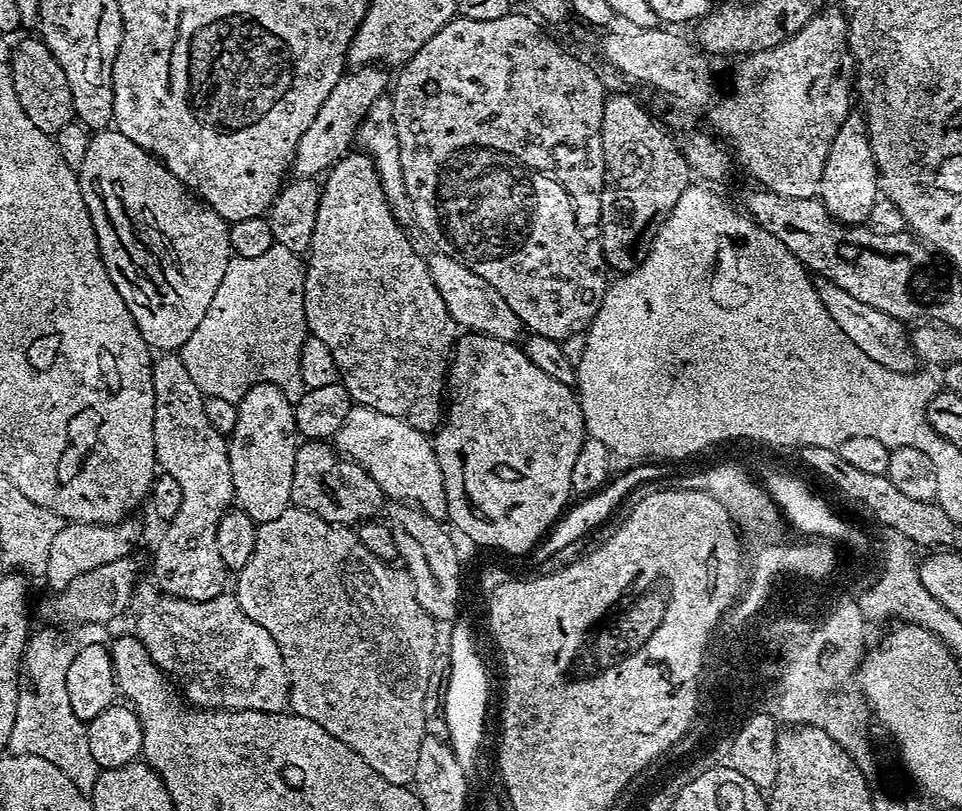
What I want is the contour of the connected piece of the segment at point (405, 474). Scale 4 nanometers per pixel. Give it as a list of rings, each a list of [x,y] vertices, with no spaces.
[[[354,404],[345,421],[342,422],[342,426],[333,436],[332,442],[342,456],[352,459],[370,474],[384,492],[385,497],[396,502],[411,502],[438,521],[442,522],[447,519],[448,499],[446,498],[445,478],[442,476],[435,445],[425,433],[410,426],[400,416],[383,414],[382,411]]]

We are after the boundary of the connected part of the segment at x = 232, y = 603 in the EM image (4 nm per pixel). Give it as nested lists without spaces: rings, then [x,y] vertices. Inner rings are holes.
[[[141,579],[132,590],[129,611],[136,620],[136,635],[159,666],[163,675],[171,681],[177,679],[183,699],[193,707],[205,711],[258,710],[281,712],[288,704],[289,684],[281,651],[274,638],[241,608],[235,595],[225,592],[206,602],[178,599],[166,595],[155,581]]]

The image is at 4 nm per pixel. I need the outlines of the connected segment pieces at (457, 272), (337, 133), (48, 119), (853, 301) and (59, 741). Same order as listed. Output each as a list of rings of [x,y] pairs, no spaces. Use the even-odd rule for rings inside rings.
[[[432,250],[427,253],[430,278],[434,278],[434,286],[438,286],[438,294],[442,294],[442,302],[446,302],[446,310],[452,321],[461,329],[481,336],[493,336],[509,342],[519,341],[520,332],[525,331],[524,323],[510,310],[506,298],[486,282],[486,278],[478,278],[474,270],[462,266],[454,258]]]
[[[362,66],[345,71],[334,86],[334,90],[330,90],[330,98],[326,98],[326,102],[322,102],[322,110],[318,110],[318,114],[314,114],[314,122],[310,122],[310,130],[306,130],[306,134],[302,134],[300,139],[302,150],[326,150],[326,156],[324,156],[324,152],[318,152],[318,160],[326,158],[332,165],[349,155],[351,148],[348,147],[353,147],[356,132],[360,129],[365,114],[370,110],[370,106],[374,106],[374,102],[378,102],[380,96],[385,95],[386,89],[389,87],[390,76],[388,80],[388,76],[384,72],[387,71],[380,66]]]
[[[33,38],[24,40],[13,47],[10,52],[12,61],[12,85],[14,94],[18,94],[18,103],[26,110],[26,118],[38,126],[47,136],[55,137],[62,126],[73,123],[72,99],[70,98],[70,82],[66,82],[66,74],[62,74],[62,66],[50,54],[43,40]]]
[[[816,276],[814,280],[816,293],[822,298],[830,318],[838,322],[838,330],[854,342],[868,358],[874,358],[882,366],[886,366],[895,372],[914,372],[918,368],[918,355],[913,337],[907,332],[905,325],[899,320],[895,320],[890,314],[882,314],[874,306],[866,306],[866,302],[858,302],[854,294],[846,294],[842,286],[834,286],[825,276]]]
[[[90,622],[69,627],[64,632],[44,628],[31,633],[28,645],[24,647],[22,676],[26,683],[18,694],[18,706],[14,714],[14,730],[10,730],[7,751],[17,756],[37,756],[54,762],[79,792],[91,793],[98,769],[94,758],[90,758],[90,746],[86,742],[86,724],[74,714],[66,694],[66,673],[74,656],[90,643],[111,641],[114,632],[108,624]]]

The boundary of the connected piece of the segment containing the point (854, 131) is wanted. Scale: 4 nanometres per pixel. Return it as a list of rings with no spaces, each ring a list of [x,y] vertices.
[[[853,110],[848,113],[846,122],[838,126],[834,142],[830,142],[830,154],[826,158],[824,176],[820,179],[819,199],[823,200],[834,219],[841,220],[843,224],[863,225],[881,192],[872,141],[868,139],[868,121],[859,111]]]

